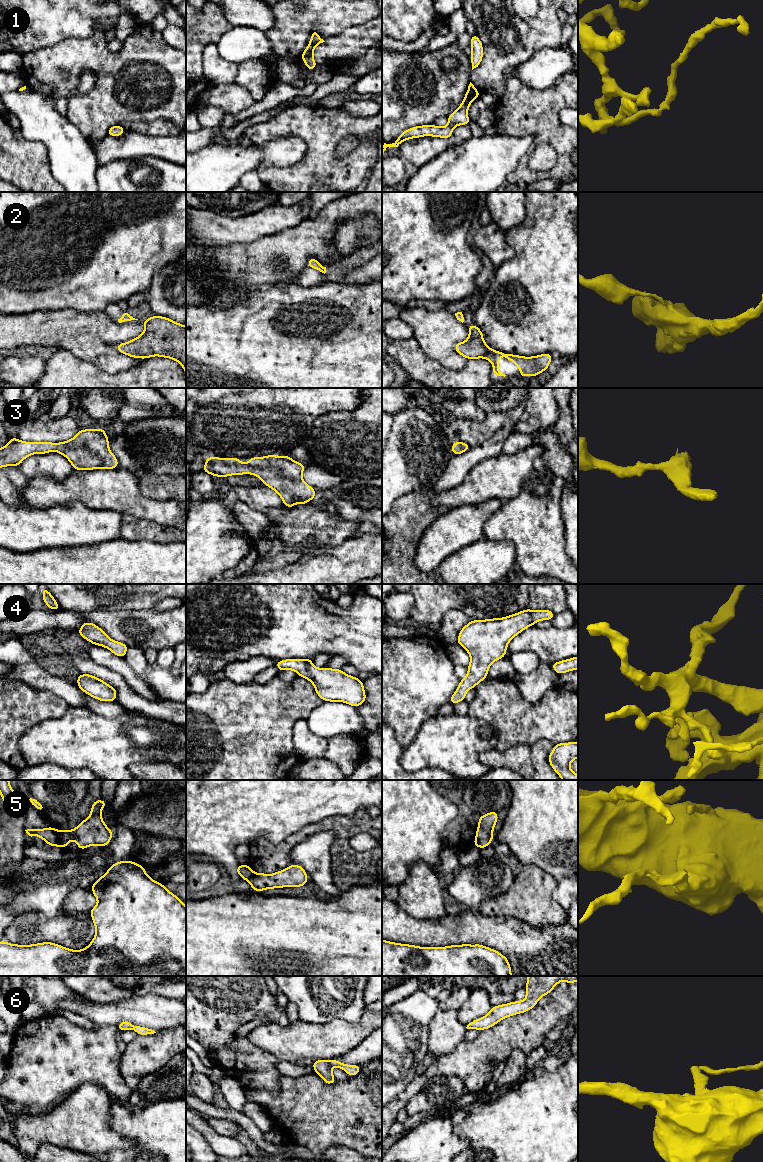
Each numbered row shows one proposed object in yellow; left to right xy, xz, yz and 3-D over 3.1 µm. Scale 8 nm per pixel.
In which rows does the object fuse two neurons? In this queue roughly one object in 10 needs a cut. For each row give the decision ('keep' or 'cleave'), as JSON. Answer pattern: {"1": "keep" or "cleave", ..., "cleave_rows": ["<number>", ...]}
{"1": "keep", "2": "keep", "3": "keep", "4": "keep", "5": "cleave", "6": "cleave", "cleave_rows": ["5", "6"]}

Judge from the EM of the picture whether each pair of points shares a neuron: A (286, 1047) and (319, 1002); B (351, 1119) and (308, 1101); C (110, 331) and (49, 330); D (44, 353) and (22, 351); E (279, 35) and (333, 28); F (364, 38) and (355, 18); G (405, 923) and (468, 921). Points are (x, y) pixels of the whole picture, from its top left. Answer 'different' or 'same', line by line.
A: different
B: same
C: same
D: same
E: same
F: different
G: same

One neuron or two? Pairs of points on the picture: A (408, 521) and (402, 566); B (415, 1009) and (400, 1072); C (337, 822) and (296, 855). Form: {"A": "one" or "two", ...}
{"A": "one", "B": "one", "C": "two"}

